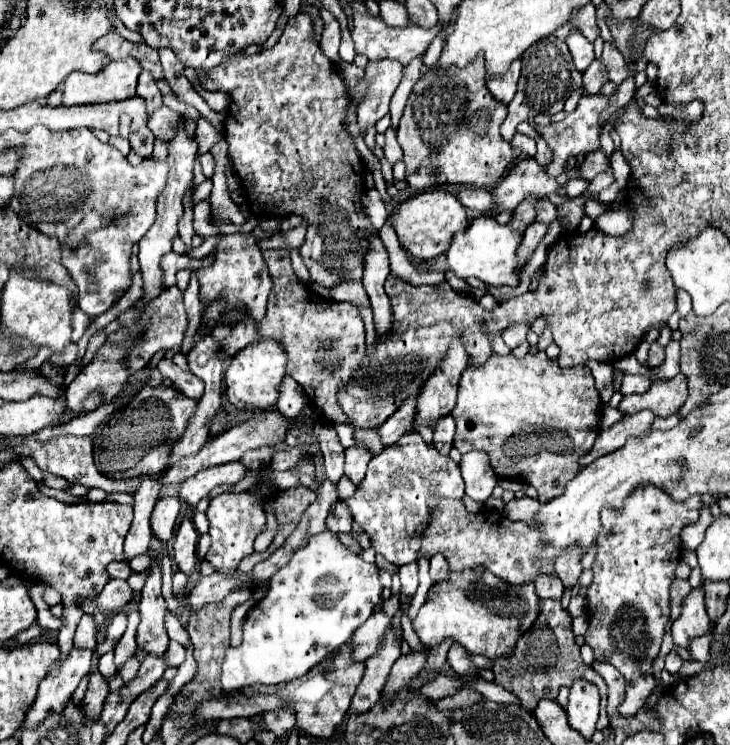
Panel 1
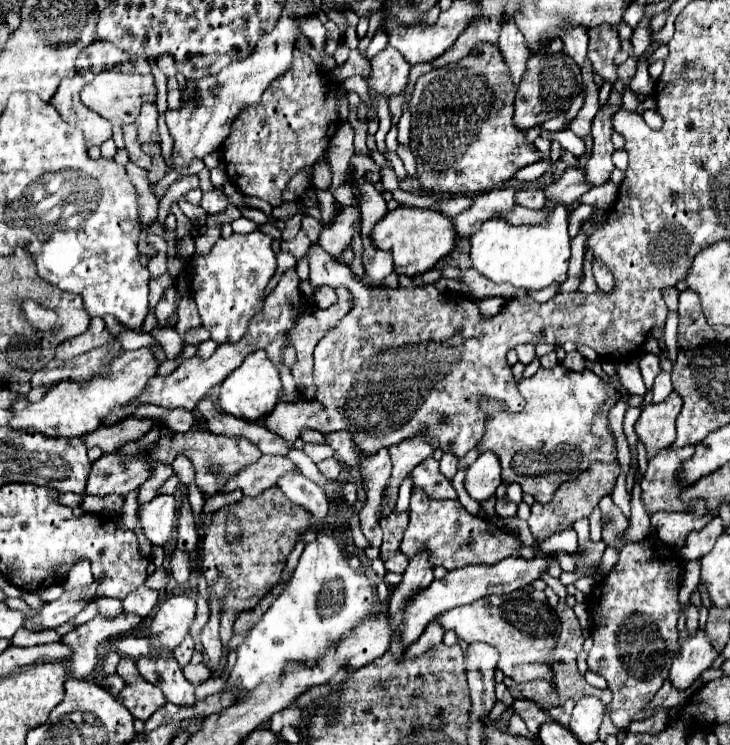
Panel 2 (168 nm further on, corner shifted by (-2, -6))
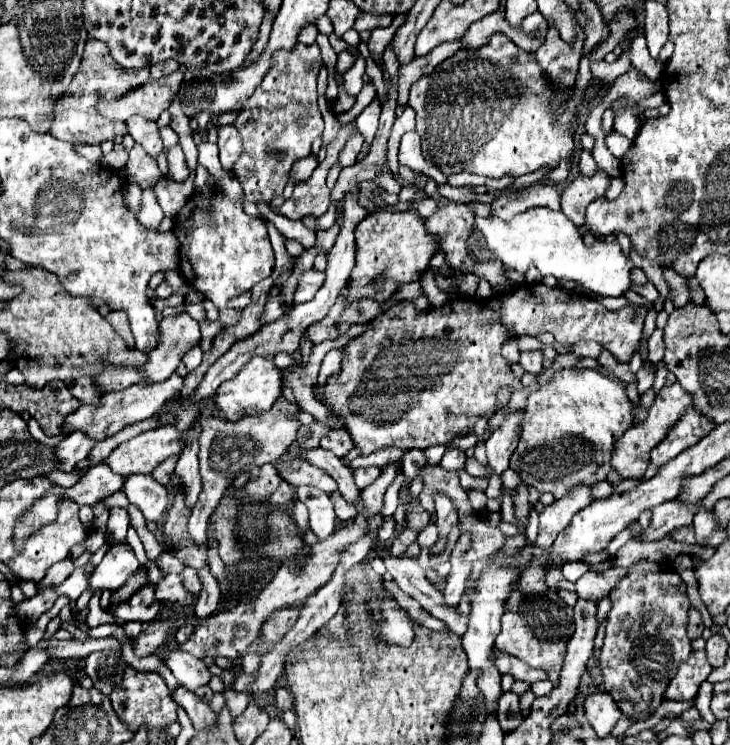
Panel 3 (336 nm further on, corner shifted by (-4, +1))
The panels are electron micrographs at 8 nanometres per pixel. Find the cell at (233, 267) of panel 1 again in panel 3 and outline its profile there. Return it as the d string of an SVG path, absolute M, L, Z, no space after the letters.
M214 187L190 197L176 215L172 231L182 245L180 271L186 273L186 281L216 305L222 329L236 325L240 321L240 311L228 307L228 301L250 291L274 269L274 251L266 225L258 217L246 215L242 203L228 201L222 191Z

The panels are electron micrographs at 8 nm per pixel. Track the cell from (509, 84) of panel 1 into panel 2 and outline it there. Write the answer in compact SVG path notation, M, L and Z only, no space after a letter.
M516 24L502 26L502 36L500 36L498 46L510 68L514 84L520 84L522 74L526 72L526 62L530 58L530 52L528 52L528 44L526 44L522 32L516 28Z

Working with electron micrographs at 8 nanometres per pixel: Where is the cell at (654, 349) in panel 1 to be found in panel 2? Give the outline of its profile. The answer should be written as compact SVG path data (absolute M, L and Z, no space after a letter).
M644 354L644 356L640 358L640 370L642 370L642 378L644 378L646 388L652 388L654 378L656 378L658 372L660 372L658 356L656 356L656 354Z

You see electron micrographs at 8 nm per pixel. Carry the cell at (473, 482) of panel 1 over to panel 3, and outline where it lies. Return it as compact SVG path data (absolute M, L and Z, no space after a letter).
M522 413L510 415L486 441L486 455L488 455L488 465L496 475L502 475L502 471L508 469L508 459L512 451L518 445L518 421Z

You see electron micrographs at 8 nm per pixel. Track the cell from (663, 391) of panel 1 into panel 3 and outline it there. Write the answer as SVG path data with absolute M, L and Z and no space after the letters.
M676 383L672 387L662 387L662 391L656 395L652 407L648 409L648 417L636 425L632 425L618 441L612 453L612 467L626 479L626 477L642 477L646 467L650 465L650 451L666 437L670 427L684 415L684 411L690 407L690 395Z

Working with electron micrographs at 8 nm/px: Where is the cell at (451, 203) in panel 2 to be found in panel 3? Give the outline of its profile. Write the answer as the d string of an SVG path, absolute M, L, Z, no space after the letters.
M426 197L424 201L420 201L420 203L416 205L416 211L420 213L420 217L428 219L432 213L438 211L438 207L440 207L440 201L438 201L438 199L434 199L434 197Z

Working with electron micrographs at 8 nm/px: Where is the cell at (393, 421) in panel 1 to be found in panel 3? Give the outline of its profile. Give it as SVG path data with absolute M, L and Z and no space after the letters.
M366 467L366 469L356 469L354 471L354 481L360 489L372 485L380 475L380 467Z

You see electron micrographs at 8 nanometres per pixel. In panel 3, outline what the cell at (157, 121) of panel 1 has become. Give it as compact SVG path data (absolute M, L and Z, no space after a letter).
M134 145L130 151L130 159L126 163L126 173L128 173L128 181L138 183L142 189L156 185L164 175L158 169L156 157L148 155L142 145Z

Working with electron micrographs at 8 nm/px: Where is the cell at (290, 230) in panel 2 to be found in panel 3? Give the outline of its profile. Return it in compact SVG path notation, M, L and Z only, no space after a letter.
M342 127L338 137L328 145L326 149L326 159L322 163L318 163L318 167L314 169L314 173L304 179L298 181L294 185L294 193L290 199L286 199L286 203L280 207L280 213L288 219L302 219L306 215L312 217L322 217L328 211L328 201L330 201L330 191L326 187L326 175L332 169L332 165L338 159L340 149L344 147L346 139L350 135L350 127Z

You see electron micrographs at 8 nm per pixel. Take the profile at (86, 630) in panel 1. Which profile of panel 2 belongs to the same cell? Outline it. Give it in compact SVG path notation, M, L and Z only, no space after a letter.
M80 558L72 570L66 574L66 578L62 580L62 588L64 590L74 590L74 588L84 588L90 586L94 580L92 570L90 570L90 562L86 558Z

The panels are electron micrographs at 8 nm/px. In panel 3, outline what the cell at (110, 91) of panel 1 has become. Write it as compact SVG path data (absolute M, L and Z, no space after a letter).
M174 71L168 77L160 79L150 79L148 83L130 89L128 93L116 97L116 99L106 99L100 97L96 111L106 117L106 119L116 119L116 121L126 121L132 115L144 115L144 117L154 117L168 109L172 97L176 95L180 83L182 83L182 71Z

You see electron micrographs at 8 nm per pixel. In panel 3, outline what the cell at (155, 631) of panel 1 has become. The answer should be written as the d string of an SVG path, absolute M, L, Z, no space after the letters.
M176 685L176 689L172 691L172 699L188 713L194 729L206 729L218 719L208 703L204 703L192 689L186 689L184 685Z

